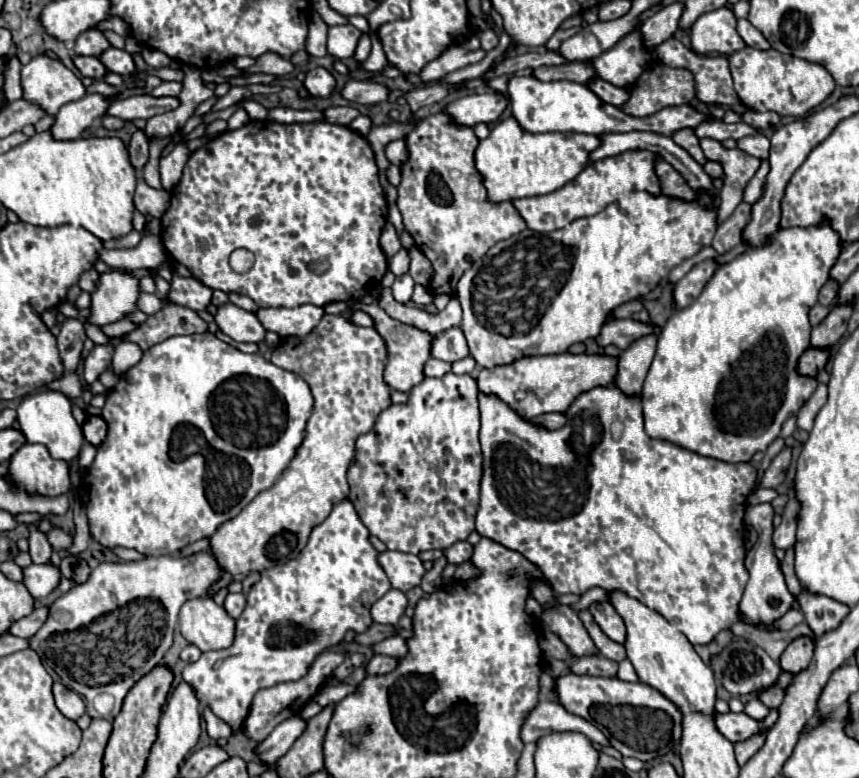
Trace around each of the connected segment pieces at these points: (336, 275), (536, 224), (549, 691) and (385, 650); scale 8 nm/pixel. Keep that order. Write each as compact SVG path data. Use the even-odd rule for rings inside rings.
M256 120L256 122L244 124L238 130L230 130L230 132L216 136L214 140L206 142L202 148L198 148L196 152L190 154L190 158L184 166L184 176L172 190L170 208L162 216L160 238L162 238L164 248L168 250L170 258L176 260L178 264L184 264L194 274L194 278L198 278L208 288L218 288L222 292L238 292L238 294L250 296L260 308L266 308L266 306L294 308L294 306L302 306L302 304L326 306L330 302L358 300L380 286L380 280L388 270L388 260L378 242L382 228L386 226L386 218L388 218L388 206L386 206L382 186L378 182L378 166L374 160L374 152L364 136L350 130L348 126L338 126L338 124L330 124L324 120L308 122L308 124L278 124L278 122L270 122L270 120ZM236 248L248 248L256 256L254 266L246 274L236 274L228 266L228 256Z
M628 150L612 158L604 158L598 162L590 162L580 176L576 176L572 182L568 182L564 188L544 194L544 196L530 196L530 198L518 198L514 200L514 208L524 218L526 226L534 232L550 232L558 230L572 220L594 216L602 206L612 202L614 198L620 198L622 194L646 190L650 194L660 194L660 180L654 172L654 160L656 154L648 150Z
M544 670L540 675L540 686L539 702L526 714L524 724L520 728L520 736L522 736L524 744L536 742L542 734L574 730L574 732L586 734L592 742L608 746L606 736L596 726L592 726L584 718L578 718L578 716L562 710L562 706L558 706L554 690L555 678Z
M394 636L394 638L386 638L384 642L376 644L374 650L378 654L386 654L386 656L394 656L394 658L404 658L408 654L408 646L406 646L406 640L400 638L400 636Z

